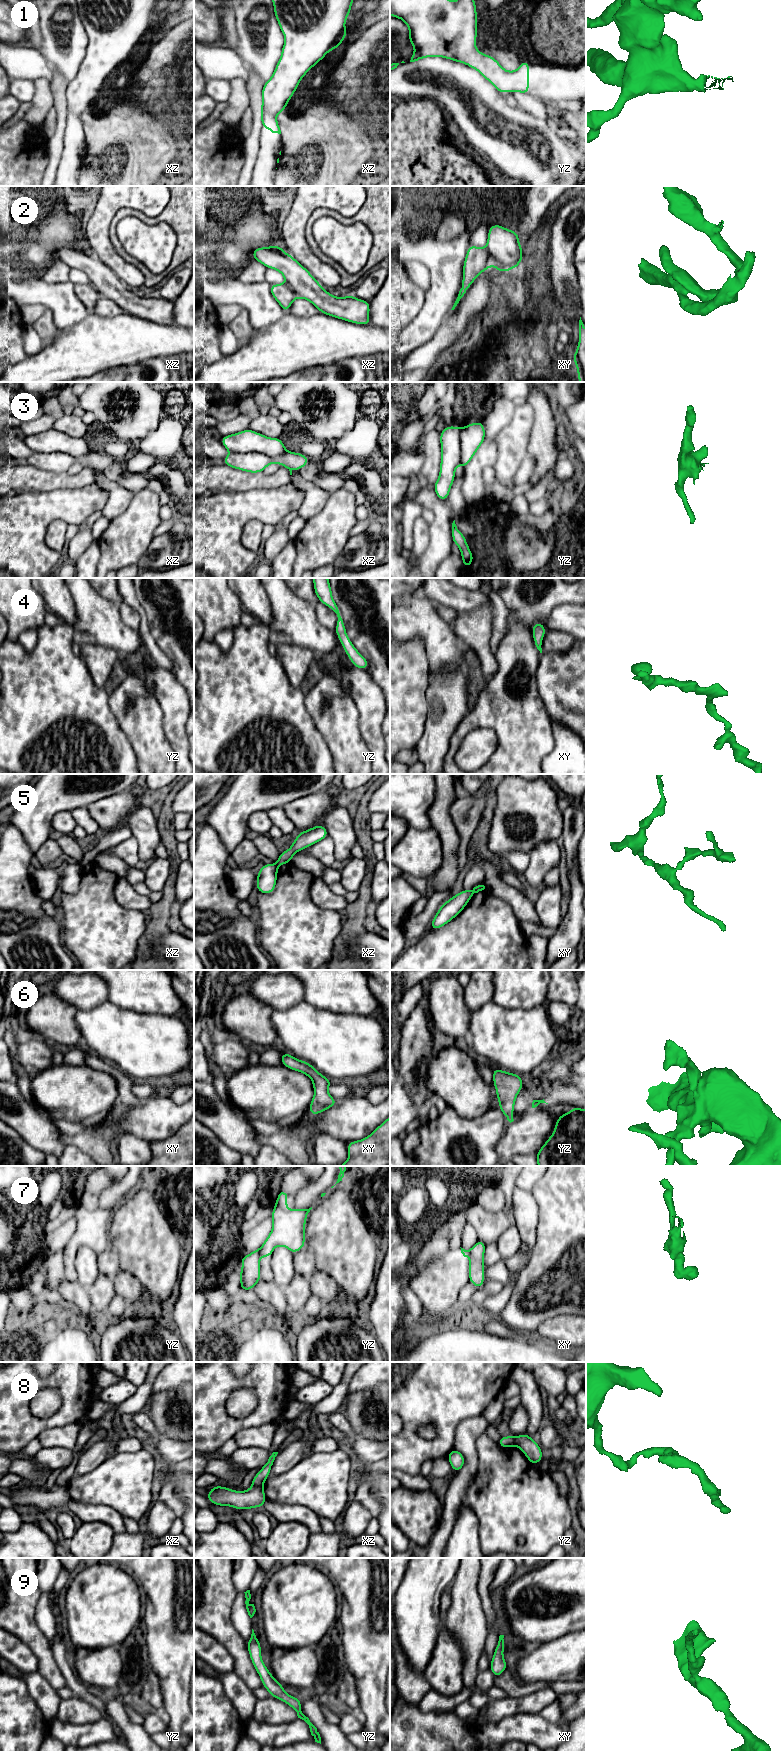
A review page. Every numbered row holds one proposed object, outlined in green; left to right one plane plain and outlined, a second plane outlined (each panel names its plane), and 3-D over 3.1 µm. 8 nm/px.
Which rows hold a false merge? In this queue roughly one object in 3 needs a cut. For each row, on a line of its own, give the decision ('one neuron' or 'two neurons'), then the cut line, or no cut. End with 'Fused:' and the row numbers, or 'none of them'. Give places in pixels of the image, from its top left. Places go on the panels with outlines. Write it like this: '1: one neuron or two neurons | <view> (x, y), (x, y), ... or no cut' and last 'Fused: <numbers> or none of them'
1: one neuron | no cut
2: one neuron | no cut
3: two neurons | xz (286, 450), (279, 459), (258, 452), (230, 452)
4: one neuron | no cut
5: two neurons | xy (472, 890), (473, 893)
6: one neuron | no cut
7: two neurons | yz (260, 1249), (259, 1258)
8: two neurons | xz (261, 1486), (252, 1487)
9: one neuron | no cut
Fused: 3, 5, 7, 8

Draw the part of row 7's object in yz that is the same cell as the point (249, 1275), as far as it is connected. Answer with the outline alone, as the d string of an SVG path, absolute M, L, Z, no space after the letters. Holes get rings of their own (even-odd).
M260 1249L254 1250L246 1256L241 1256L242 1269L240 1271L240 1290L251 1291L261 1281L259 1266Z

